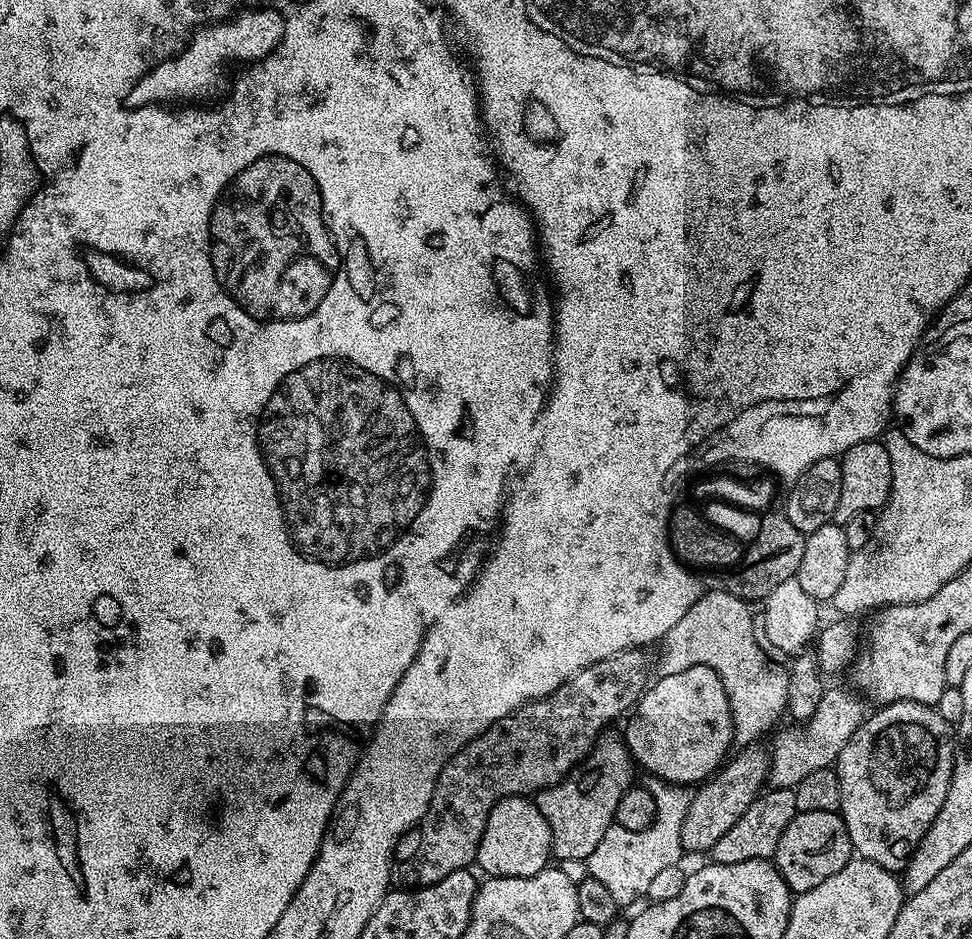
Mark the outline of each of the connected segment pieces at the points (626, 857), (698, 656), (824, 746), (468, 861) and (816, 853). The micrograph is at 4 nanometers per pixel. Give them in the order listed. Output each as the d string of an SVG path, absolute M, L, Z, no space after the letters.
M652 778L646 784L648 793L656 803L656 820L646 830L626 830L612 823L602 834L602 842L587 860L588 875L602 882L610 894L614 894L617 905L632 904L636 899L647 897L650 882L662 870L680 864L685 855L682 846L682 822L686 822L686 810L690 810L694 792L691 787L670 784L666 780Z
M727 590L705 591L659 645L661 673L678 674L690 666L710 666L722 678L732 711L734 740L740 746L757 743L763 732L771 733L788 707L788 668L775 664L773 657L760 649L754 638L754 613L748 608Z
M825 687L822 702L818 702L818 710L814 710L812 717L803 726L792 726L796 728L775 733L776 741L770 744L771 787L795 789L796 784L806 778L806 774L814 774L814 770L835 765L838 754L842 754L842 746L850 742L866 719L863 702L855 696L855 691L852 692Z
M644 650L619 652L616 656L602 658L602 662L594 662L594 666L574 674L546 698L523 704L506 718L494 722L494 726L487 728L457 756L452 757L440 771L428 815L396 841L394 872L398 880L404 883L401 885L409 889L425 888L434 882L442 882L442 878L446 878L446 874L454 874L454 870L468 868L475 861L476 851L482 842L486 818L502 797L531 797L541 788L554 786L573 768L578 767L605 735L604 727L614 723L620 715L623 717L644 695L644 690L650 683L646 653Z
M806 810L797 812L796 817L786 826L782 839L778 841L778 850L774 863L788 889L794 894L814 890L814 886L822 886L826 878L834 878L854 859L850 834L846 830L846 822L839 812L826 810Z

